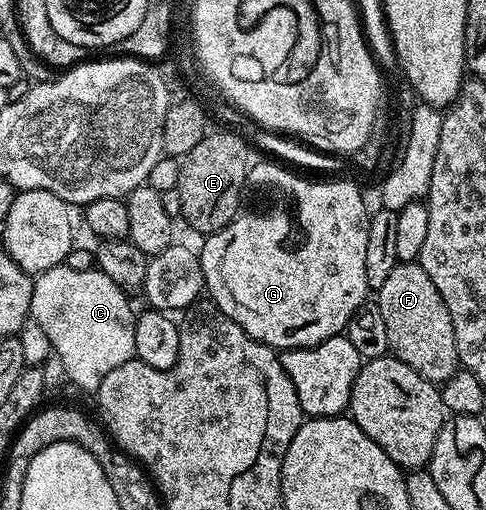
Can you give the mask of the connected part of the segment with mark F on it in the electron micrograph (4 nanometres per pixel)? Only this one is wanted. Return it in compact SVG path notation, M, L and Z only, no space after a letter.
M419 263L395 264L389 278L385 278L385 286L377 290L377 296L389 333L390 355L405 362L405 366L413 366L417 374L432 380L436 386L442 385L453 373L460 371L453 318L437 286L433 286L433 278L425 274Z

